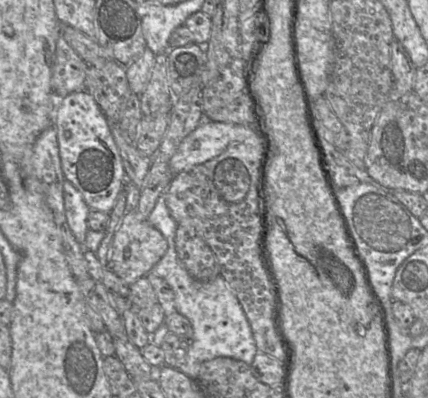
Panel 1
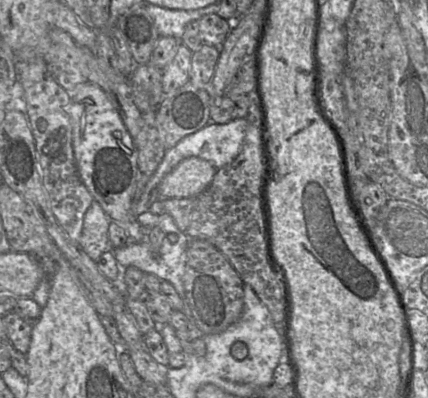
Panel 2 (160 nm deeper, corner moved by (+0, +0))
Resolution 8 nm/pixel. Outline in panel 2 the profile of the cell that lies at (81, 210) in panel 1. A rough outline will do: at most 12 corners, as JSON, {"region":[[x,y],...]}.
{"region":[[93,201],[79,245],[95,262],[111,248],[110,218]]}

